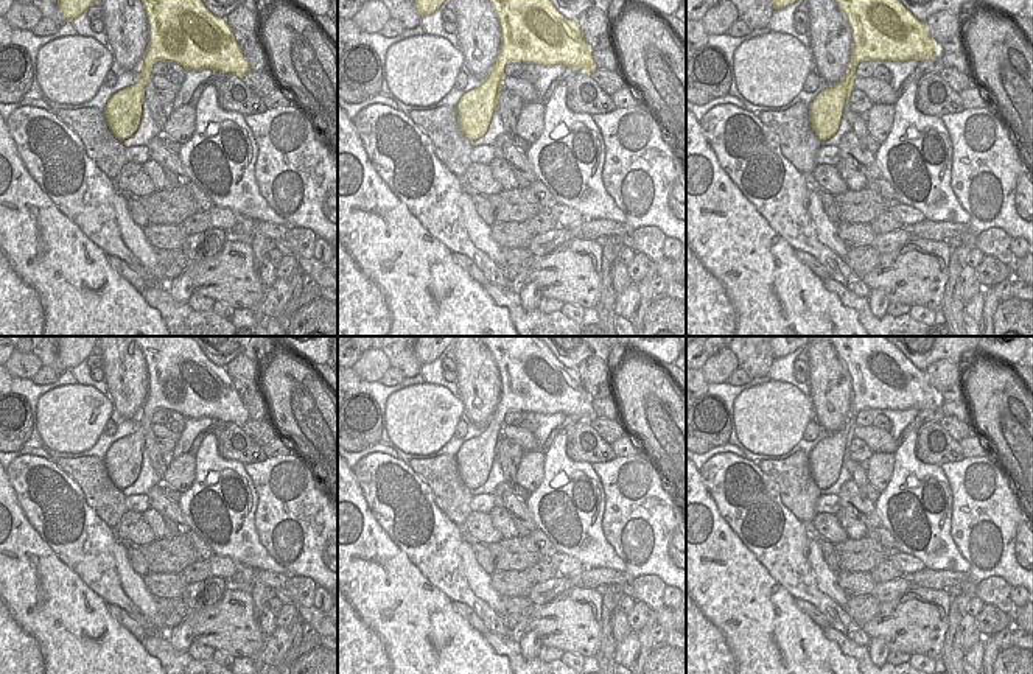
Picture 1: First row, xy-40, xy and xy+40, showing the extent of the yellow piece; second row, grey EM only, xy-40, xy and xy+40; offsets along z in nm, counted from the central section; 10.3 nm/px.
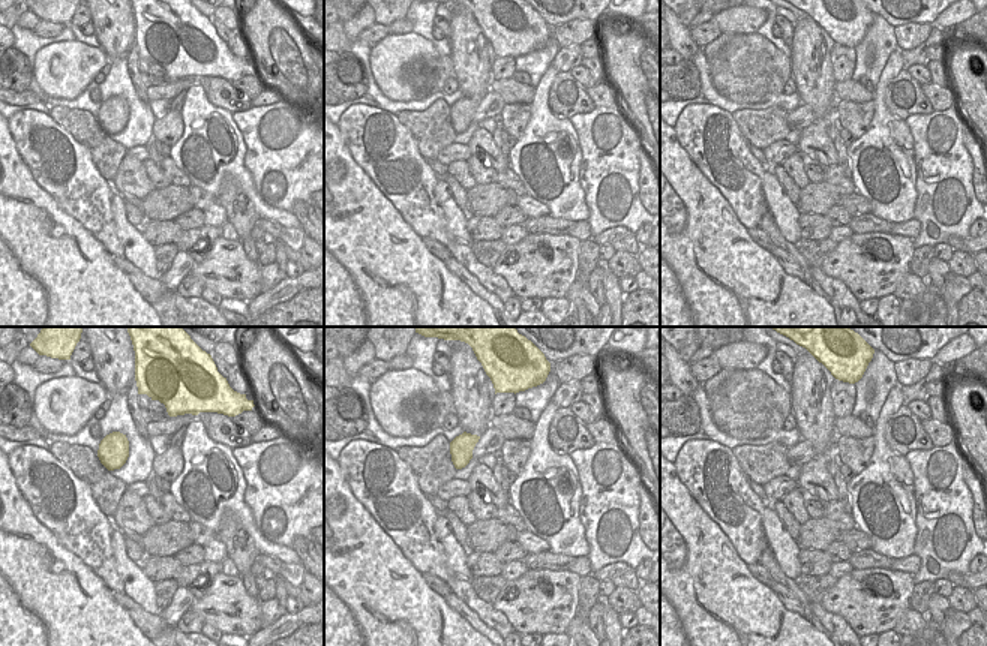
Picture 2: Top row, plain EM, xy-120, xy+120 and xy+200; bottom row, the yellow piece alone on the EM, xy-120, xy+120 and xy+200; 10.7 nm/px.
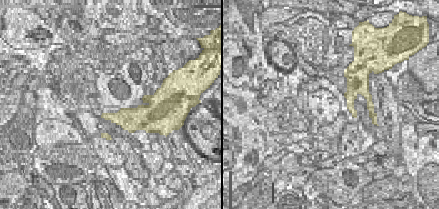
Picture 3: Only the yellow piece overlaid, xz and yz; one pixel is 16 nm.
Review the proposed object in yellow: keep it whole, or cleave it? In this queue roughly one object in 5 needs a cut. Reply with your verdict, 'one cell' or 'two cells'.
one cell

